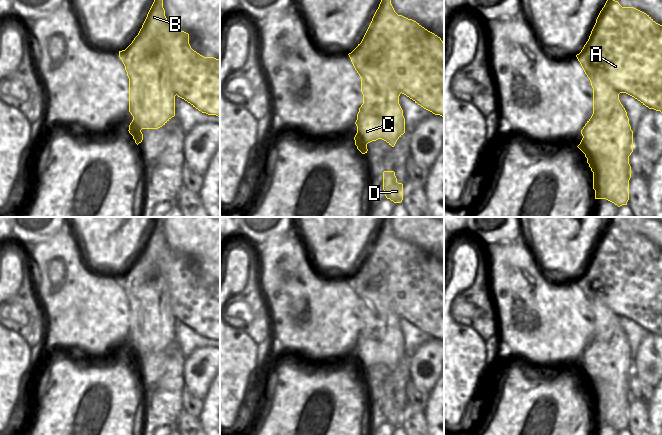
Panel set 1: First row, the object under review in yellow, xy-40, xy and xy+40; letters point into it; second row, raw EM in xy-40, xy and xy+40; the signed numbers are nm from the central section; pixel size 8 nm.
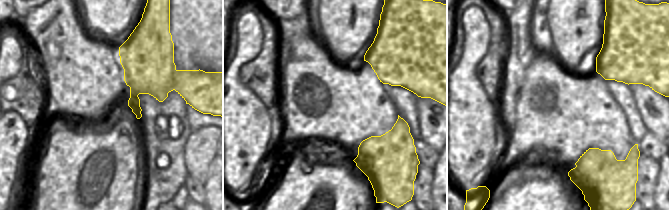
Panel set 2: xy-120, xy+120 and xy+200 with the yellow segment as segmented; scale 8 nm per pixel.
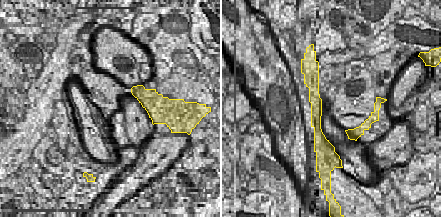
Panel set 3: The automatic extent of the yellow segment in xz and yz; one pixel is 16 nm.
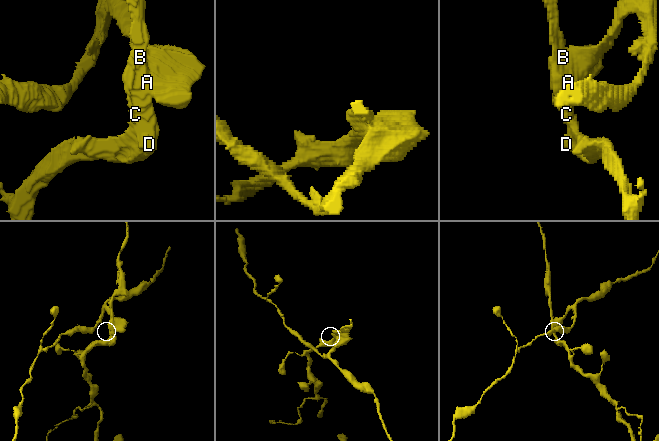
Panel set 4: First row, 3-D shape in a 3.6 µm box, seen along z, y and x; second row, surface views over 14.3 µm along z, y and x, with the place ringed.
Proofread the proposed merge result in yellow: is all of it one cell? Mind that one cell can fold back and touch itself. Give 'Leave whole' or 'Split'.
Split

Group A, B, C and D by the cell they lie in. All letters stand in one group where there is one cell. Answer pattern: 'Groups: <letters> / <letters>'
Groups: A / B C D

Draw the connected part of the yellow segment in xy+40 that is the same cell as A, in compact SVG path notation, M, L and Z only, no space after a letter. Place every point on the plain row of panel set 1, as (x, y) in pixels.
M609 221L579 278L596 289L597 296L615 313L662 337L662 249L649 239L634 231L622 231Z

